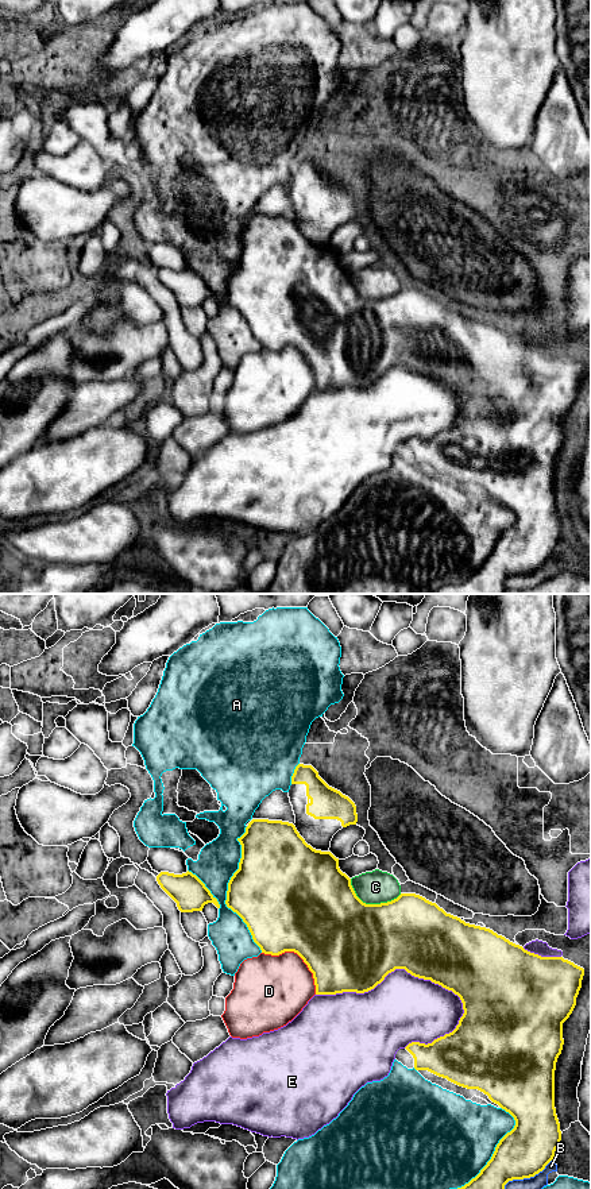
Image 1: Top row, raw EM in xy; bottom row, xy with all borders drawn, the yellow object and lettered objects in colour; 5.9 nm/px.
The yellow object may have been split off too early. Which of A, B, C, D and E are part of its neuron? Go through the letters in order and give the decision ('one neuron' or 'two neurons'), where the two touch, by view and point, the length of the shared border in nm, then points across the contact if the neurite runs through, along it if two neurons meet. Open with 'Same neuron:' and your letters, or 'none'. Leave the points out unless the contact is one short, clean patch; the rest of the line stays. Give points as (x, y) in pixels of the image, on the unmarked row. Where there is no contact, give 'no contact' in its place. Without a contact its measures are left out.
Same neuron: C
A: two neurons | xy (228, 285) | 750 nm
B: two neurons | xy (525, 572) | 360 nm
C: one neuron | xy (371, 300) | 320 nm
D: two neurons | xy (300, 351) | 420 nm
E: two neurons | xy (396, 363) | 900 nm

